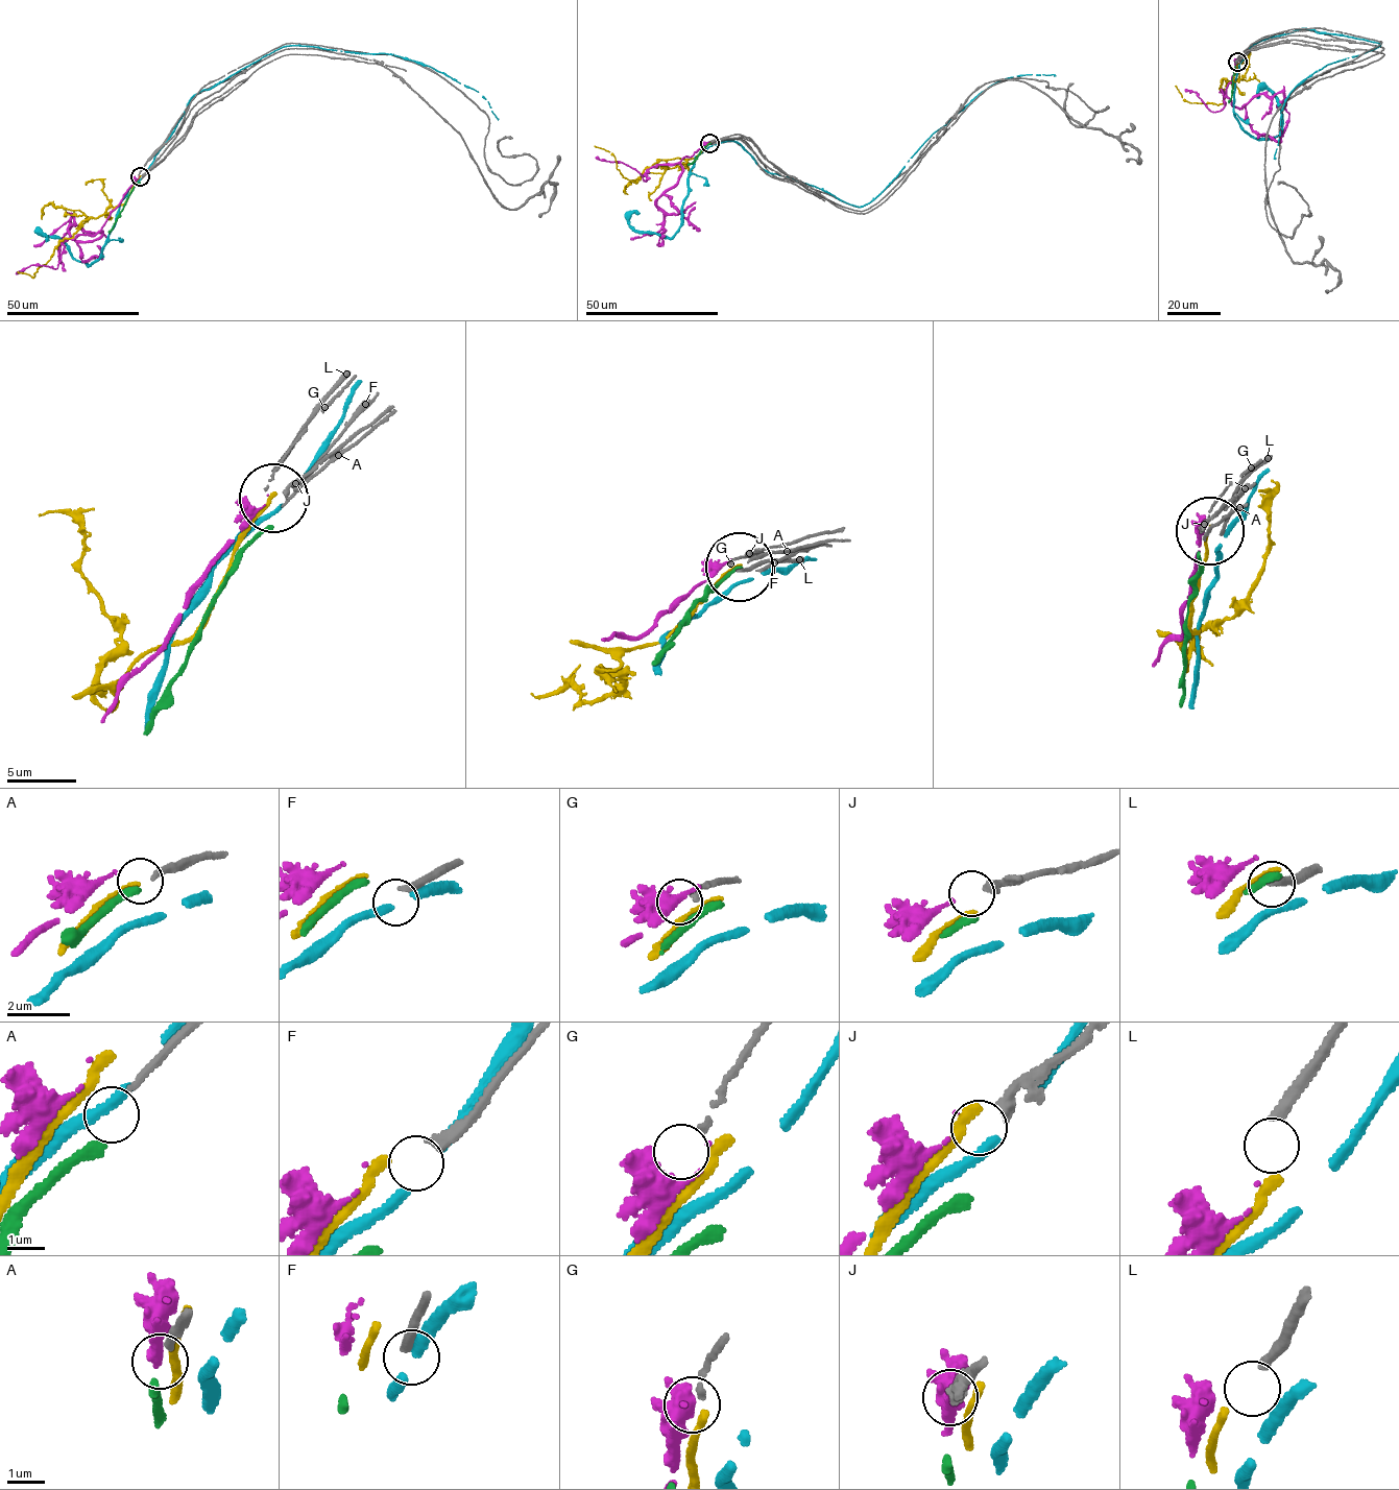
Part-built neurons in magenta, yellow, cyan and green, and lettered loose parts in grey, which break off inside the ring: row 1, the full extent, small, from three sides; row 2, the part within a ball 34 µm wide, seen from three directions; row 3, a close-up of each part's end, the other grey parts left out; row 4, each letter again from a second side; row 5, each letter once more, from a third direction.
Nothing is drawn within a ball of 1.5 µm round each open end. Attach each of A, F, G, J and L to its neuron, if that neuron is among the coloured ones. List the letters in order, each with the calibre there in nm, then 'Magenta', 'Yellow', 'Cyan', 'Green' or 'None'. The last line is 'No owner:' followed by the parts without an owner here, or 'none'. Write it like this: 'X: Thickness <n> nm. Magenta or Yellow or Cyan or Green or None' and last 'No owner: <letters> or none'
A: Thickness 180 nm. None
F: Thickness 280 nm. None
G: Thickness 130 nm. None
J: Thickness 280 nm. None
L: Thickness 280 nm. None
No owner: A, F, G, J, L

